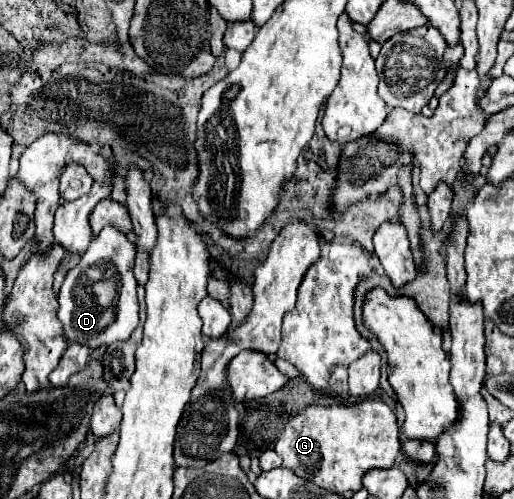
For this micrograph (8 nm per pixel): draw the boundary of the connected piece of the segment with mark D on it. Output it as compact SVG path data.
M109 227L89 243L81 261L67 271L59 293L59 321L65 325L69 343L81 343L93 351L131 337L139 325L133 249L135 245L121 231Z

